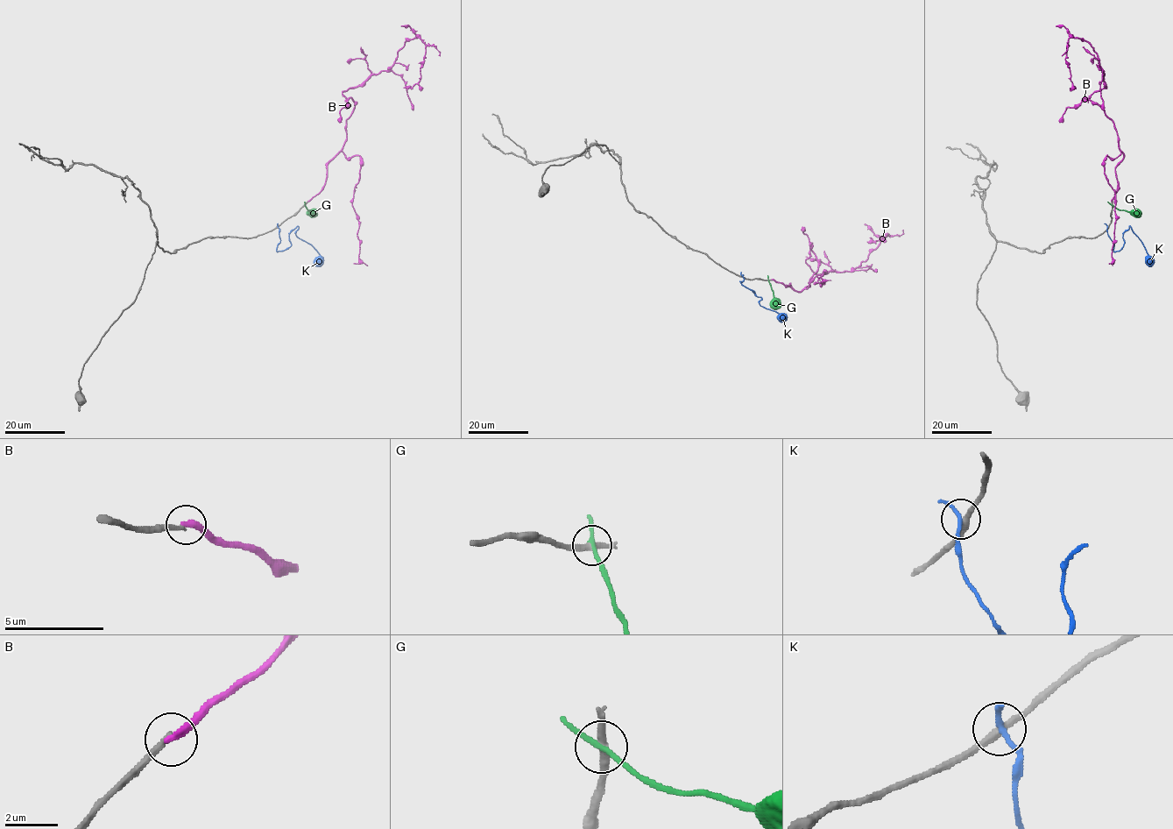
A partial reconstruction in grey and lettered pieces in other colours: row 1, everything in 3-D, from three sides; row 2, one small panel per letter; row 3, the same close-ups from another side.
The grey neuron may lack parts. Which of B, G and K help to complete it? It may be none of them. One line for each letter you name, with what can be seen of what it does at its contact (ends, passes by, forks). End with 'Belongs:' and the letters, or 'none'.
Belongs: none

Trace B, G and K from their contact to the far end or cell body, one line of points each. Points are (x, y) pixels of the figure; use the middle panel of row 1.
B: (772, 279), (802, 291), (818, 268), (810, 250), (807, 264), (818, 274), (850, 272), (889, 235), (866, 241)
G: (768, 279), (779, 308)
K: (740, 275), (744, 277), (740, 282), (760, 298), (759, 303), (785, 315), (781, 319)

